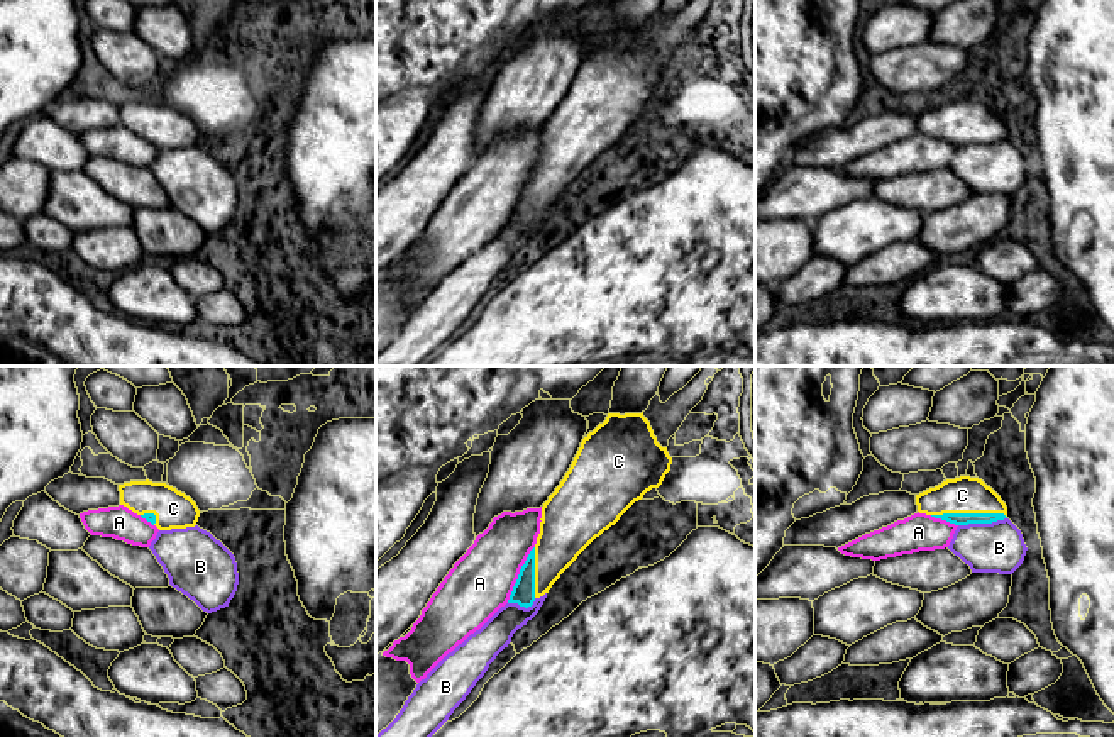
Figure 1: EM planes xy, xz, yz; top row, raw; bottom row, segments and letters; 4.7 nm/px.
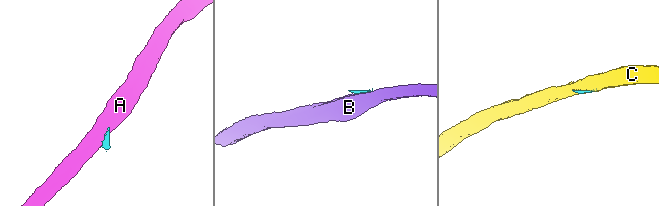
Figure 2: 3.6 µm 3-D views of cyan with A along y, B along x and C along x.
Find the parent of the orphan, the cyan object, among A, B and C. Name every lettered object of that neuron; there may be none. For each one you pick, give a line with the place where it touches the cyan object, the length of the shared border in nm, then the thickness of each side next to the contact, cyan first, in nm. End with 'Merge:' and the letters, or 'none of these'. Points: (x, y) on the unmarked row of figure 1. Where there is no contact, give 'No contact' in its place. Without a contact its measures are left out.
C: Touches cyan at yz (969, 134). Shared border 360 nm. Thickness 60 nm (cyan) against 180 nm
Merge: C

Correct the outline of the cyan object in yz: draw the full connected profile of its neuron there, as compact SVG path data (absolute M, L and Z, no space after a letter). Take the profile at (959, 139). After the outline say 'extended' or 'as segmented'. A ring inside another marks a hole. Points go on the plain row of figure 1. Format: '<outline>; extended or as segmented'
M960 97L916 115L919 134L955 146L992 144L1007 139L1001 117L979 98Z; extended

